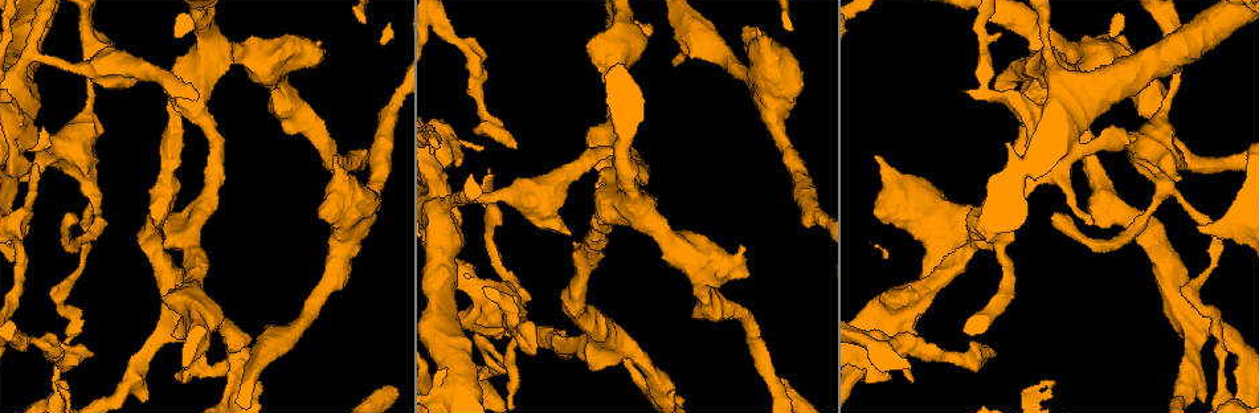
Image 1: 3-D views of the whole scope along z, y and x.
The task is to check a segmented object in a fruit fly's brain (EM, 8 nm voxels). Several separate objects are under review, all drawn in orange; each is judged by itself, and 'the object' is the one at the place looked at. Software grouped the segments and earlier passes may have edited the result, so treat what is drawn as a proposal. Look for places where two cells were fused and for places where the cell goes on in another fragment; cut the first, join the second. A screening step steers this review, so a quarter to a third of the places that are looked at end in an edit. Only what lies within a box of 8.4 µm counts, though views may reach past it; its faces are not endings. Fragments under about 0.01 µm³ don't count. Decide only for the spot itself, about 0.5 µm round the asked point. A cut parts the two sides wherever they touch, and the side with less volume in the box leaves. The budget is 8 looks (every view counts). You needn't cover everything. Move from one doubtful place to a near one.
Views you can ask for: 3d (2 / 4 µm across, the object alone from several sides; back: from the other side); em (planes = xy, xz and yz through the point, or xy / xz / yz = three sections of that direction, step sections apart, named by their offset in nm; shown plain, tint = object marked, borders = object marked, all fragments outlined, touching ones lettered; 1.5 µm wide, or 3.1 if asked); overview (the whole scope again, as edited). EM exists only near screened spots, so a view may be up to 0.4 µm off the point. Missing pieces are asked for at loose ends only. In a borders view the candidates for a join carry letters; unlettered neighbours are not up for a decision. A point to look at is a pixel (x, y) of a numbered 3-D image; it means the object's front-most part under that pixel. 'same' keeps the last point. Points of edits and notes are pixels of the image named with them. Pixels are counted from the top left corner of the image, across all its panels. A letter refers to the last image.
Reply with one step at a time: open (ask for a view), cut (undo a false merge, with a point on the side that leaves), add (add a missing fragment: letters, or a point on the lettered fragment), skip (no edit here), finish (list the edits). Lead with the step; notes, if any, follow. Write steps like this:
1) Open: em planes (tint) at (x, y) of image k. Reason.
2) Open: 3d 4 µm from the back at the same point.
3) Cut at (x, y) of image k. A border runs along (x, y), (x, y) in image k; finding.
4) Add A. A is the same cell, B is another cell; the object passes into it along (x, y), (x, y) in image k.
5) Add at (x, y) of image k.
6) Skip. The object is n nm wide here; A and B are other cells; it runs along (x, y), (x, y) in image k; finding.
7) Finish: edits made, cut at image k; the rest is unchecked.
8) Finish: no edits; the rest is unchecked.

Open: 3d 4 µm from the back at (874, 214) of image 1. Thick end.

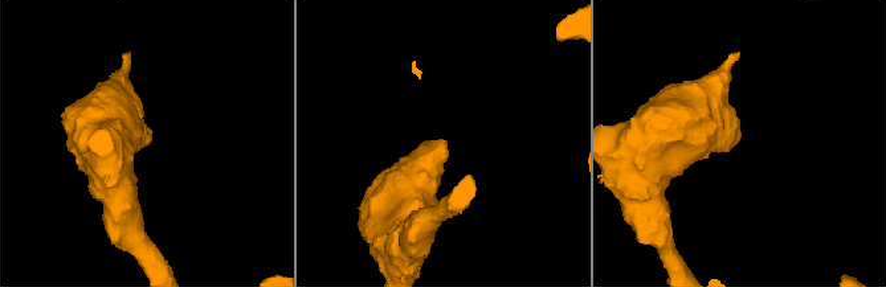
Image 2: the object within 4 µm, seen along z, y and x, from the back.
Open: em planes (plain) at (735, 141) of image 2. Shape alone is not enough.

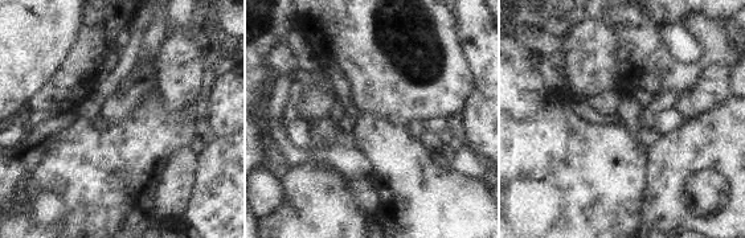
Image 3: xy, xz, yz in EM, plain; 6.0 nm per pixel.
Open: em planes (borders) at the same point.

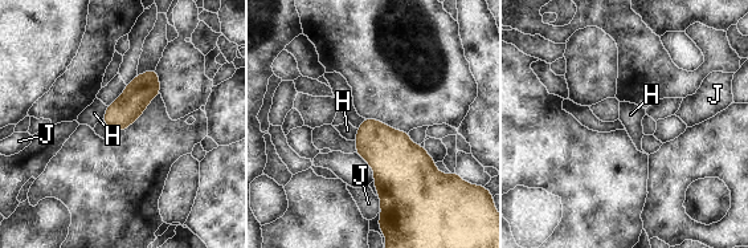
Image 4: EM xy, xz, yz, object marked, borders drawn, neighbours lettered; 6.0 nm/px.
Skip. H and J are other cells; a border runs along (107, 106), (101, 118) in image 4; none of them fits.

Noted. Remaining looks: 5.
Open: 3d 4 µm at (677, 65) of image 1. An open end.

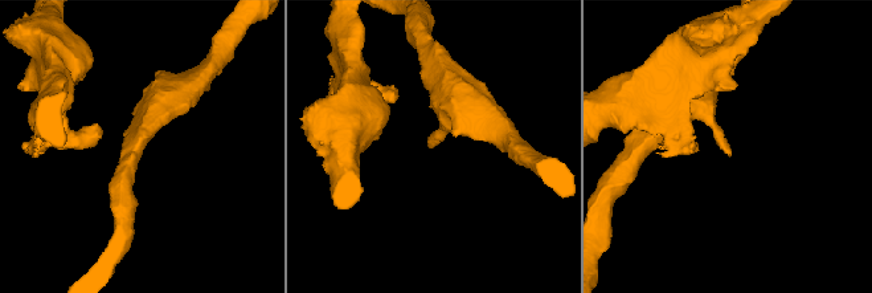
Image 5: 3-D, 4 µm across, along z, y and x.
Open: em planes (tint) at (434, 145) of image 5. Now the EM.

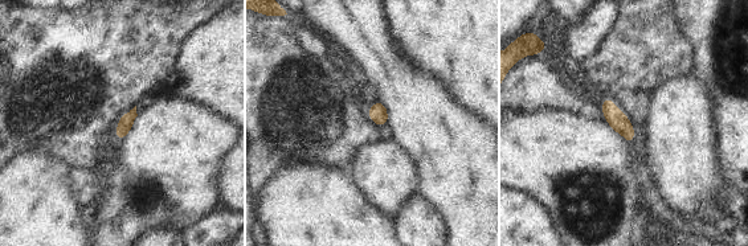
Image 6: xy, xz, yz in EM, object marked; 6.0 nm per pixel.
Open: em planes (borders) at the same point. What lies round it.

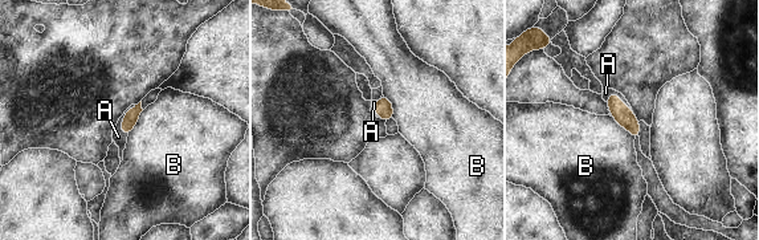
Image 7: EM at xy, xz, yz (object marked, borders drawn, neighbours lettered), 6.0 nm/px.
Add A. The object is 90 nm wide here; A is the same cell, B is another cell; the object passes into it along (131, 117), (123, 120), (118, 137) in image 7; it goes on there.

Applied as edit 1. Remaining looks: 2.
Finish: edits made, add at image 7; the rest is unchecked.

